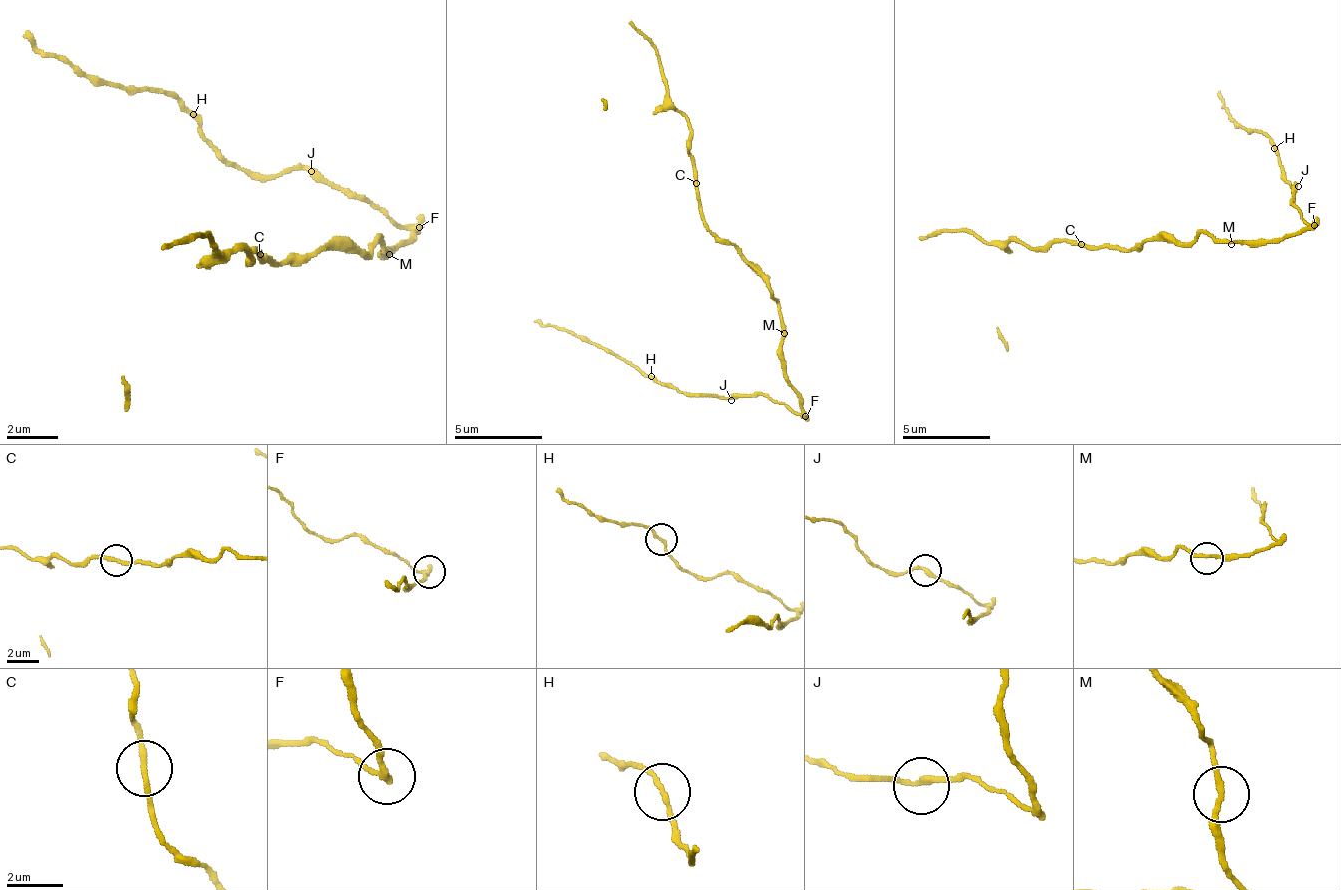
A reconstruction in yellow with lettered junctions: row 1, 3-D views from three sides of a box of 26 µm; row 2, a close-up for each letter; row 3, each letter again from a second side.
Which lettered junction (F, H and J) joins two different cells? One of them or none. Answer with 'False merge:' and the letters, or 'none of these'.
False merge: F

